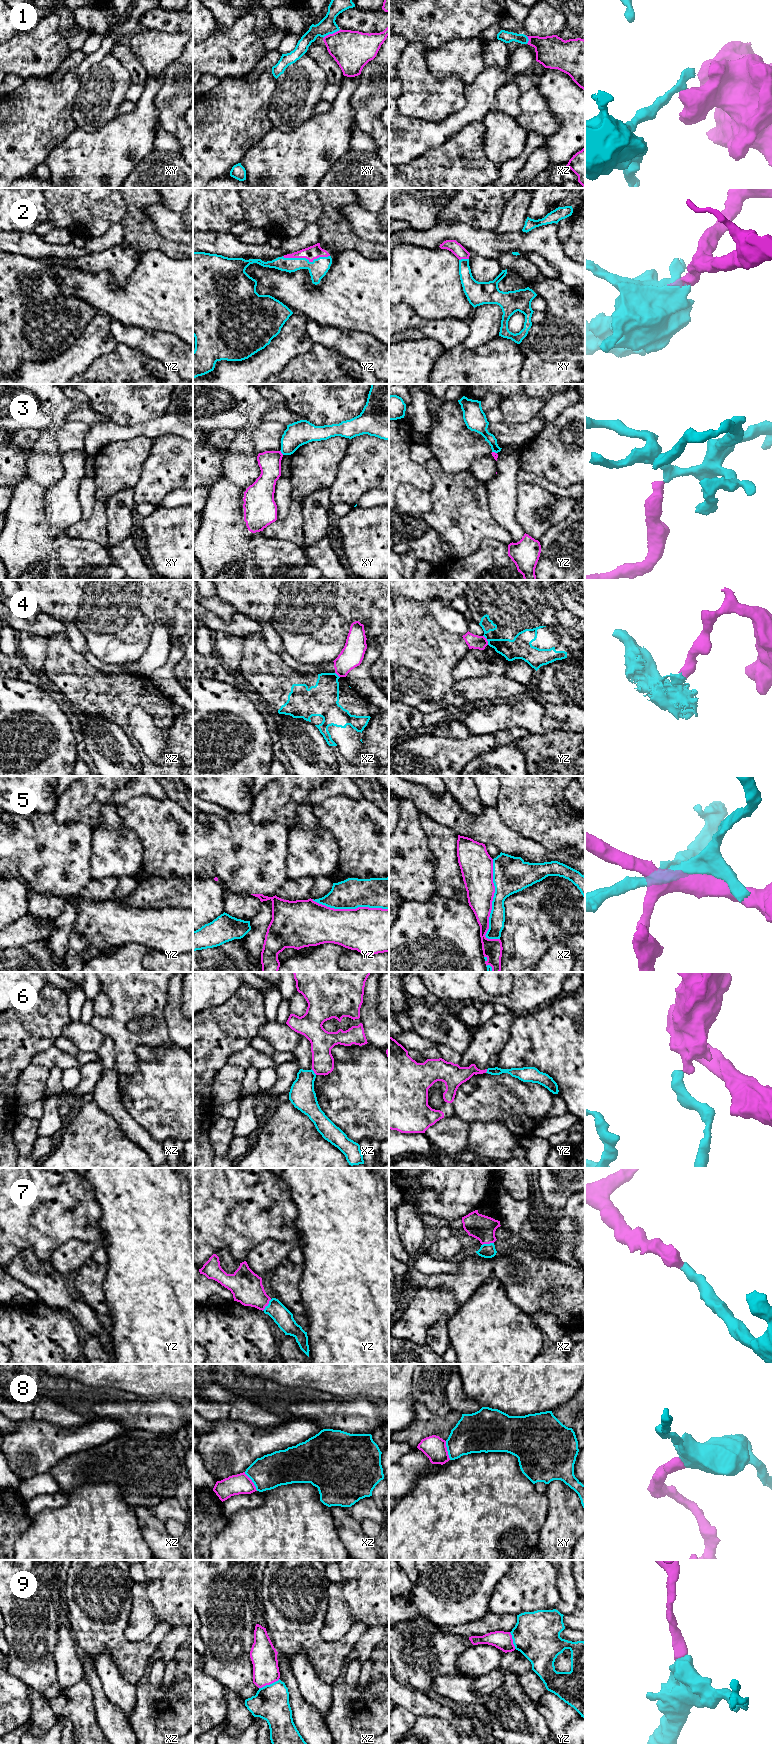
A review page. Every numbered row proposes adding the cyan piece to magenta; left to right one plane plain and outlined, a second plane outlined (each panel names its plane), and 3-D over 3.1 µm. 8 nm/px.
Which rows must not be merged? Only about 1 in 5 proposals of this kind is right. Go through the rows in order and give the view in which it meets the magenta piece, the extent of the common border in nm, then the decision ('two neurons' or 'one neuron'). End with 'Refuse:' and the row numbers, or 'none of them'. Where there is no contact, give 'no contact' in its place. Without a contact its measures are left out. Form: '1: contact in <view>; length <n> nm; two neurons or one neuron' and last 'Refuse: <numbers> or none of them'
1: contact in xy; length 160 nm; two neurons
2: contact in yz; length 380 nm; one neuron
3: contact in xy; length 50 nm; two neurons
4: contact in yz; length 90 nm; two neurons
5: contact in xz; length 650 nm; two neurons
6: contact in xz; length 60 nm; two neurons
7: contact in yz; length 120 nm; one neuron
8: contact in xz; length 190 nm; two neurons
9: contact in xz; length 180 nm; two neurons
Refuse: 1, 3, 4, 5, 6, 8, 9

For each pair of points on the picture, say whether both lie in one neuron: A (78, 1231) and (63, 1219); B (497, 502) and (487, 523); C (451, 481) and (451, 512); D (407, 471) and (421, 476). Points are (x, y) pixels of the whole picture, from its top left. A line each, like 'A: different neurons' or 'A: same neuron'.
A: same neuron
B: different neurons
C: same neuron
D: same neuron

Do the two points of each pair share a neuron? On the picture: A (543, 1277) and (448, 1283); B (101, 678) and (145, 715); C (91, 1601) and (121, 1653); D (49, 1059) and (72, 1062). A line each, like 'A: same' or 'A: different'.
A: same
B: same
C: same
D: same

